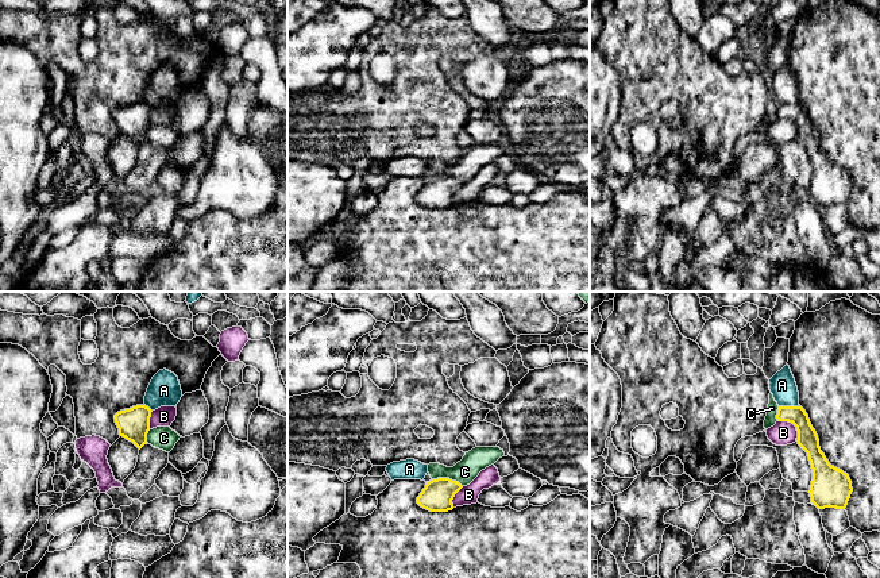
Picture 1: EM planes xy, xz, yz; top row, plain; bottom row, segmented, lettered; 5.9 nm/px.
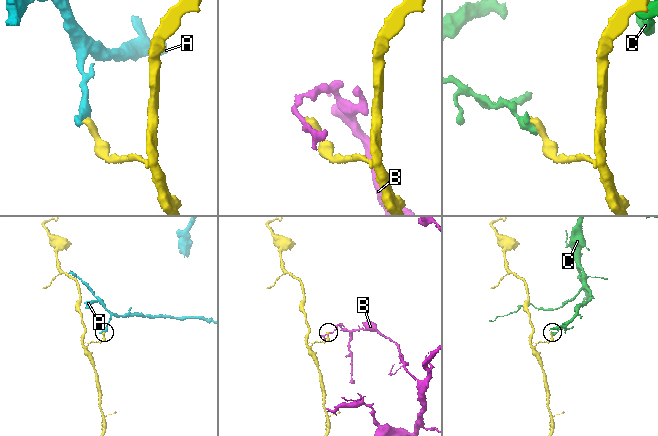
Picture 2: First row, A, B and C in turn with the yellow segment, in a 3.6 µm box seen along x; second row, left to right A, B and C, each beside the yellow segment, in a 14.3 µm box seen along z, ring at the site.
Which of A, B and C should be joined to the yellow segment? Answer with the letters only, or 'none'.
none

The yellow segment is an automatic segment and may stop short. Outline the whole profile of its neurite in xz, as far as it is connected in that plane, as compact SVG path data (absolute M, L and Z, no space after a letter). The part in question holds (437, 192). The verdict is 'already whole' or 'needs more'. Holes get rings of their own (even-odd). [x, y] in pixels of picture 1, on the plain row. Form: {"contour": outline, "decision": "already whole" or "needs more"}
{"contour": "M437 176L427 180L417 194L417 201L429 209L448 209L453 207L452 197L463 184L449 176Z", "decision": "already whole"}

